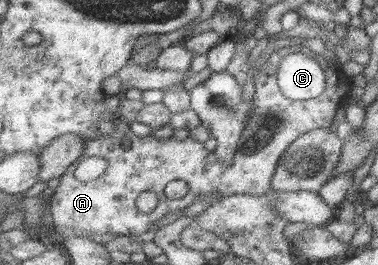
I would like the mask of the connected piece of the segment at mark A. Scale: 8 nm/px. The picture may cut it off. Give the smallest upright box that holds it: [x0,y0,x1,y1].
[51,44,354,240]

